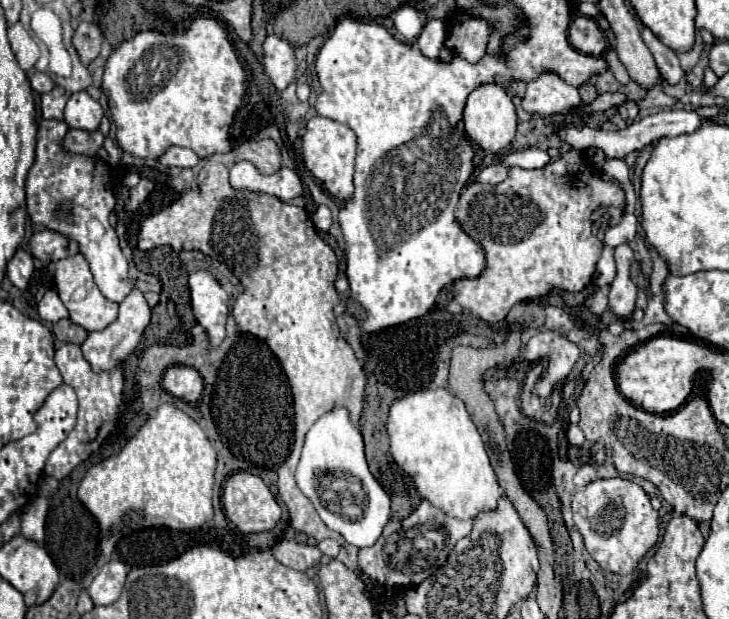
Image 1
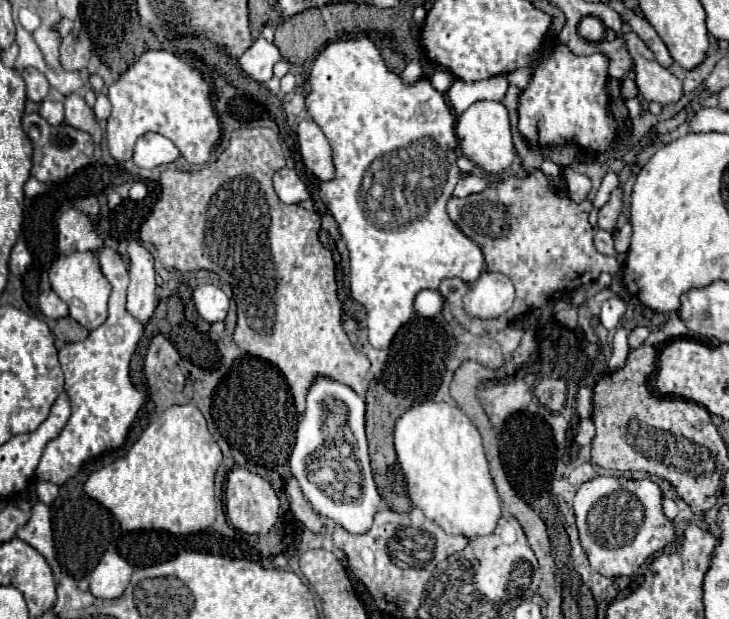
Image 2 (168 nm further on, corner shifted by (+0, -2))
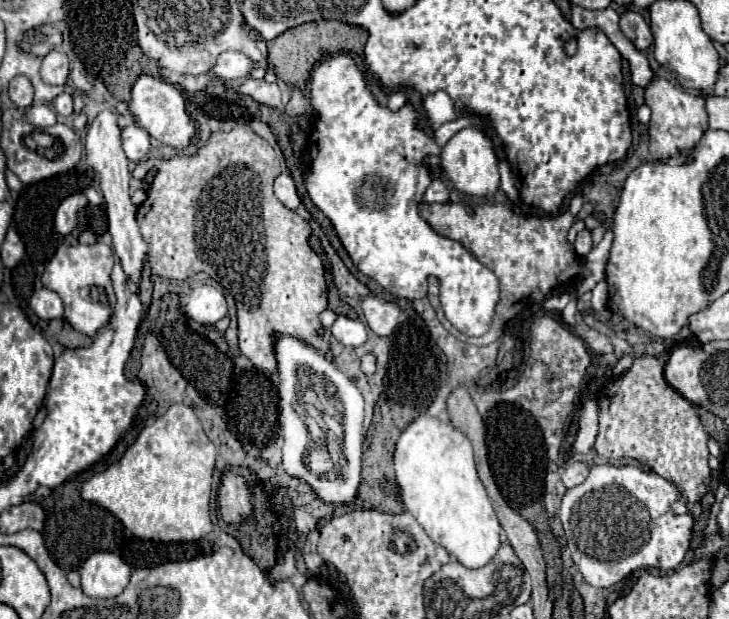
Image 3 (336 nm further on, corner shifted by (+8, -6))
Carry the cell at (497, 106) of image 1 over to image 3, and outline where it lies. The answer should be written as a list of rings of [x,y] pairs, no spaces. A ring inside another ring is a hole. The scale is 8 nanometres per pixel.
[[[462,129],[460,133],[456,133],[442,149],[440,153],[440,165],[442,165],[442,175],[452,183],[452,187],[464,195],[470,197],[490,197],[498,191],[500,185],[500,175],[498,175],[498,159],[494,155],[492,143],[490,139],[474,129]]]

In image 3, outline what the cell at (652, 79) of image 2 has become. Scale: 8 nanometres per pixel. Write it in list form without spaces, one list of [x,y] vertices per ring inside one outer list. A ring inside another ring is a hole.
[[[656,77],[648,87],[646,87],[646,105],[652,109],[652,119],[650,119],[650,155],[656,161],[670,159],[680,155],[686,149],[692,149],[698,145],[700,137],[708,129],[708,113],[704,107],[704,97],[686,93],[682,87],[672,85],[666,79]]]

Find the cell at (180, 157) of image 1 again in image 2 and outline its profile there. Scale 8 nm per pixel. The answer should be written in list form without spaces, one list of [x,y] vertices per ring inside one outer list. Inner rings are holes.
[[[154,133],[138,139],[138,143],[134,147],[134,163],[144,169],[168,165],[180,157],[182,157],[180,149],[170,139],[166,139],[162,135],[154,135]]]

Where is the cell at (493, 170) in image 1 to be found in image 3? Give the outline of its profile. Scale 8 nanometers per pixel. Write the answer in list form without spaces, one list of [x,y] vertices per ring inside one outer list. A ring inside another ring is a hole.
[[[434,179],[424,191],[424,201],[428,201],[428,203],[446,203],[448,201],[446,183],[440,181],[440,179]]]

